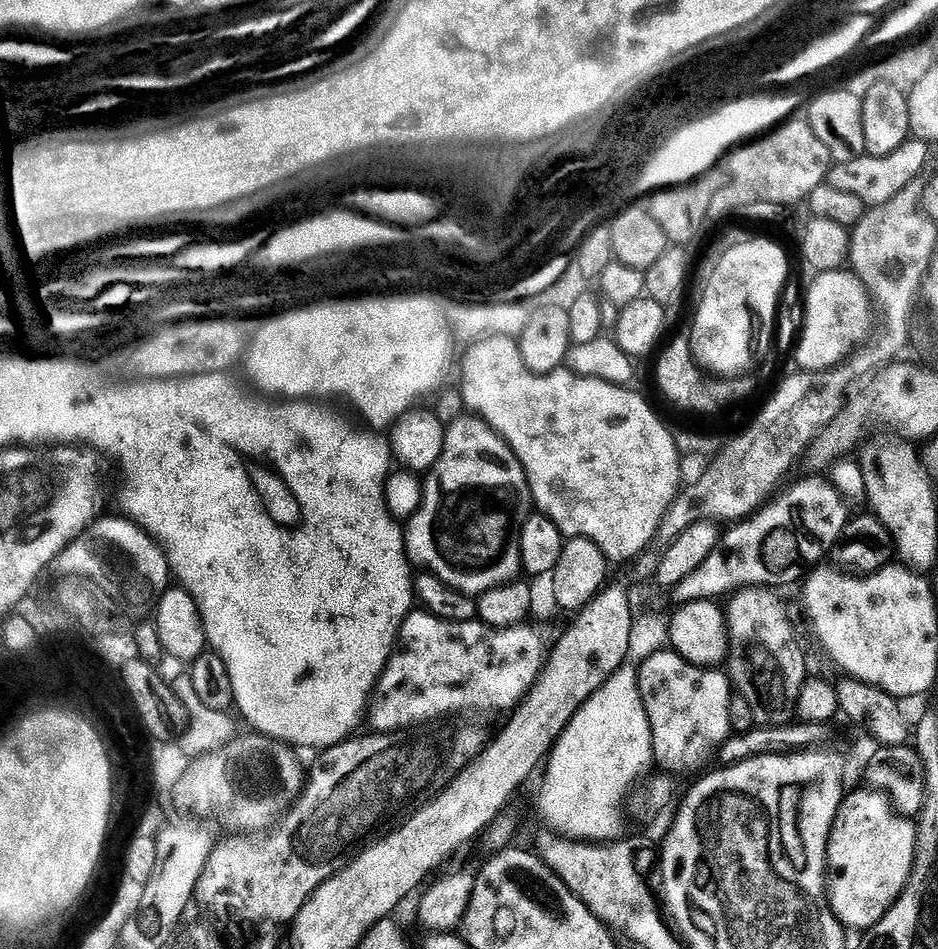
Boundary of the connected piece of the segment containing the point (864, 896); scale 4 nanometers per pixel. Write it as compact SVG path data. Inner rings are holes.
M867 790L845 795L840 810L832 825L828 844L828 862L826 879L828 882L827 907L832 907L831 915L841 920L848 928L867 930L876 925L894 906L902 890L908 885L912 866L916 863L916 829L907 815L894 807L885 793L879 790Z

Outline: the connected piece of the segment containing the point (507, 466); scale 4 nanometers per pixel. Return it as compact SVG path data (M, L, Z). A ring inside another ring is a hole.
M453 419L444 433L442 454L422 481L421 506L407 521L403 533L408 563L473 598L479 598L494 588L511 585L519 577L516 575L522 572L522 526L526 526L529 516L533 515L534 501L524 468L504 437L499 436L485 420L480 419L476 424L459 424Z

